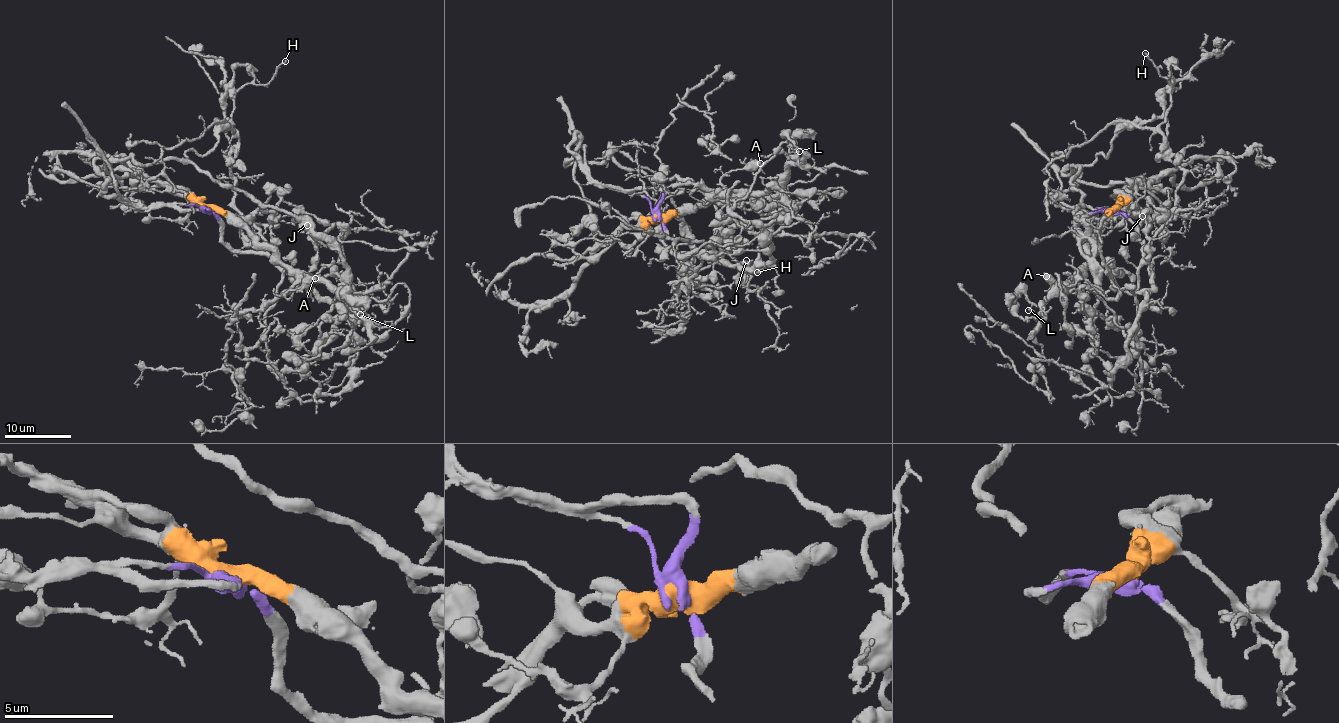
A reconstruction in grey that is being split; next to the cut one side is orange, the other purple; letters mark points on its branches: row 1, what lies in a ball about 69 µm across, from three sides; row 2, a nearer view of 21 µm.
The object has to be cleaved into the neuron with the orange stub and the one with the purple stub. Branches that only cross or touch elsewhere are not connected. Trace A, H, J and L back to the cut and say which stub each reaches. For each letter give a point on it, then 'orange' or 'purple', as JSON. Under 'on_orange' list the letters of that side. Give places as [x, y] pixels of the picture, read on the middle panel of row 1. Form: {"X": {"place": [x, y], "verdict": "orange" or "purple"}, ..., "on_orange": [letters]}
{"A": {"place": [760, 163], "verdict": "orange"}, "H": {"place": [757, 272], "verdict": "purple"}, "J": {"place": [746, 260], "verdict": "purple"}, "L": {"place": [799, 151], "verdict": "orange"}, "on_orange": ["A", "L"]}

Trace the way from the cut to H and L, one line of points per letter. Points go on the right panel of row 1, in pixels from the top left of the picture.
H: (1112, 211), (1147, 247), (1183, 179), (1160, 128), (1168, 78), (1145, 53)
L: (1112, 211), (1108, 211), (1103, 231), (1089, 247), (1086, 261), (1076, 274), (1057, 293), (1028, 310)

